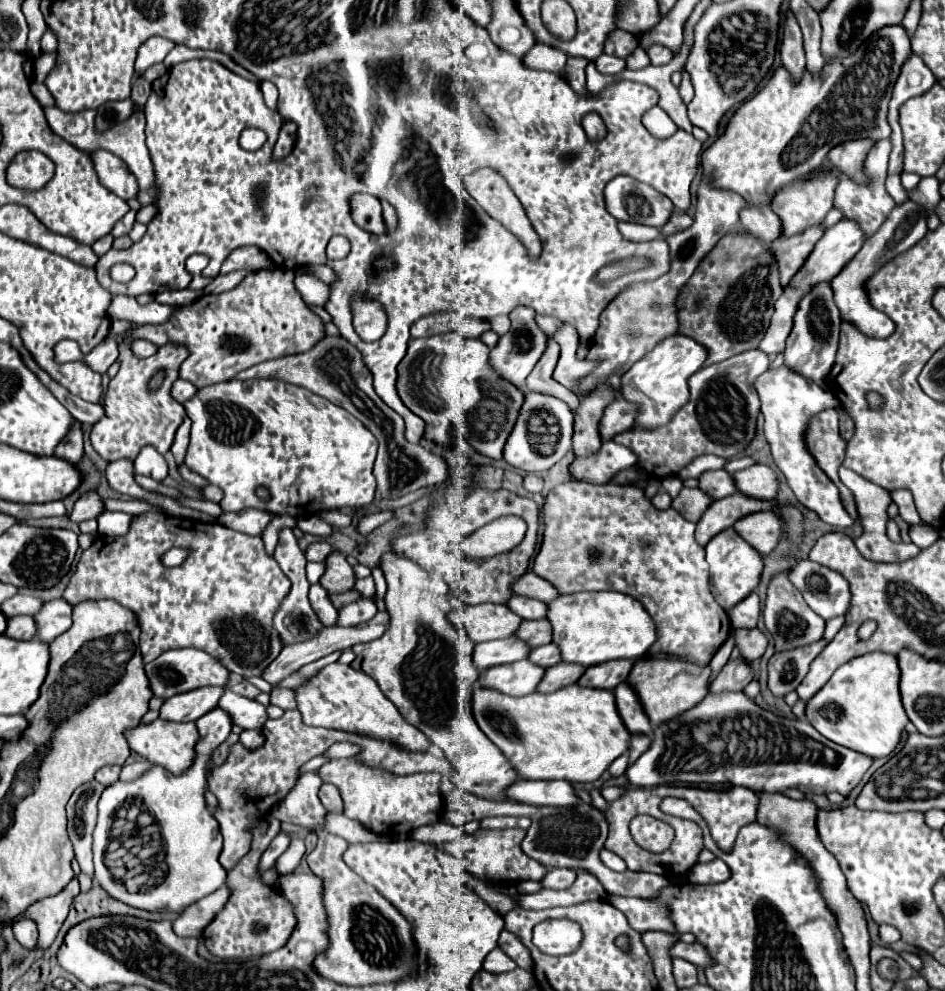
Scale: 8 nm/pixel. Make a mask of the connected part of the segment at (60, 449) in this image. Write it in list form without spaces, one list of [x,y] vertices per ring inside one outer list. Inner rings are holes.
[[[75,423],[75,433],[71,433],[71,437],[67,437],[67,441],[59,443],[55,449],[55,457],[65,459],[73,465],[77,465],[83,457],[83,437],[81,437],[81,425]]]

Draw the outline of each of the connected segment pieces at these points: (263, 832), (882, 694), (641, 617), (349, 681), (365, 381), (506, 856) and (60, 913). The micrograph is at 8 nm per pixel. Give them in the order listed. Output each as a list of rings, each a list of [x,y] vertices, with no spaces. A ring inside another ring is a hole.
[[[269,813],[249,831],[251,831],[251,849],[243,857],[243,861],[239,861],[239,867],[235,867],[227,875],[227,887],[231,889],[231,895],[225,907],[217,913],[217,917],[205,927],[201,935],[209,953],[213,953],[223,961],[249,961],[273,953],[289,941],[291,933],[297,927],[297,917],[291,901],[287,901],[277,887],[265,885],[261,879],[263,871],[259,869],[263,851],[281,831],[281,821]]]
[[[869,653],[841,665],[827,685],[807,701],[807,721],[829,741],[879,759],[893,753],[907,725],[907,715],[899,695],[897,657]]]
[[[585,591],[573,595],[559,595],[547,605],[547,619],[553,627],[553,643],[561,649],[561,659],[565,663],[579,663],[583,667],[599,665],[613,659],[635,659],[647,653],[647,649],[655,643],[655,627],[649,613],[643,609],[639,601],[629,595],[617,591]]]
[[[331,663],[323,667],[315,677],[311,677],[309,685],[299,687],[295,691],[297,691],[299,711],[307,725],[373,737],[377,741],[397,745],[399,749],[409,753],[427,753],[431,747],[431,741],[419,729],[407,723],[401,717],[401,713],[395,709],[395,705],[387,701],[379,685],[369,675],[355,671],[349,665]]]
[[[325,335],[315,347],[311,347],[305,353],[297,355],[285,355],[279,359],[271,359],[265,363],[259,363],[251,369],[245,369],[237,375],[237,379],[255,379],[255,377],[265,377],[265,379],[283,379],[293,385],[307,387],[309,391],[325,397],[327,401],[347,409],[353,413],[377,439],[379,443],[379,453],[375,461],[375,479],[377,479],[377,491],[375,491],[375,501],[385,501],[385,499],[399,499],[407,493],[413,493],[421,487],[435,485],[439,481],[445,481],[447,477],[447,465],[441,457],[429,453],[427,449],[421,449],[417,445],[403,447],[403,419],[389,409],[375,393],[371,385],[371,373],[363,363],[361,353],[341,335]]]
[[[479,829],[473,835],[463,833],[461,839],[467,841],[467,855],[473,857],[473,863],[469,863],[469,871],[479,875],[485,881],[487,879],[507,881],[507,883],[525,880],[539,881],[545,876],[548,868],[527,857],[521,851],[521,841],[525,835],[526,830],[523,829]]]
[[[73,879],[61,893],[57,893],[49,899],[41,899],[41,901],[33,903],[25,913],[21,913],[21,915],[31,917],[33,921],[37,921],[39,937],[36,950],[47,949],[53,943],[59,927],[63,925],[63,921],[69,913],[69,907],[71,907],[75,895],[79,895],[77,879]]]

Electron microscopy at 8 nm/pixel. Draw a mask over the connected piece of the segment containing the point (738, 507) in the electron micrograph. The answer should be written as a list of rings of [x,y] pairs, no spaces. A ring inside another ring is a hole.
[[[733,493],[725,499],[713,501],[697,523],[695,539],[699,541],[699,545],[705,547],[709,543],[709,539],[713,539],[717,533],[733,527],[733,523],[737,519],[741,519],[743,515],[749,515],[755,511],[765,511],[765,509],[771,509],[771,501],[755,501],[741,493]]]

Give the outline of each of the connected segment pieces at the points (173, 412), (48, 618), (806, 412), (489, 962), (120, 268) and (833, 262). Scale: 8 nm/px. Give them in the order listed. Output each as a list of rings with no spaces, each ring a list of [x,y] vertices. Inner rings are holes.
[[[129,345],[119,347],[119,373],[109,381],[109,389],[105,393],[105,417],[93,425],[91,431],[91,445],[93,449],[107,461],[117,459],[129,459],[135,461],[139,451],[145,445],[155,447],[161,455],[165,455],[175,439],[175,433],[179,425],[185,419],[185,409],[179,401],[171,397],[171,385],[179,379],[179,367],[183,359],[187,357],[185,345],[163,345],[157,349],[157,353],[149,359],[137,359]],[[159,370],[167,371],[167,377],[159,391],[147,393],[148,383],[151,377]]]
[[[65,599],[49,601],[37,615],[37,639],[43,643],[51,643],[55,637],[65,633],[65,629],[71,625],[71,605]]]
[[[779,367],[775,371],[765,371],[763,375],[757,377],[755,389],[761,399],[761,413],[765,417],[765,439],[771,445],[771,453],[775,459],[775,465],[781,469],[785,475],[789,487],[793,489],[797,501],[805,505],[807,509],[815,511],[825,523],[833,527],[849,527],[855,521],[849,517],[845,511],[841,499],[839,499],[839,489],[831,479],[819,469],[815,457],[811,457],[805,441],[805,433],[809,427],[809,421],[821,413],[823,409],[835,407],[837,399],[831,393],[825,393],[821,387],[815,383],[807,381],[805,377],[799,377],[787,367]]]
[[[493,949],[485,961],[483,961],[483,969],[491,971],[491,973],[507,973],[511,969],[515,969],[515,961],[511,961],[501,949]]]
[[[125,263],[116,264],[110,269],[112,279],[123,283],[133,279],[135,273],[135,269],[131,265]]]
[[[839,221],[837,225],[833,225],[831,229],[825,231],[825,235],[815,243],[813,251],[811,251],[809,257],[805,259],[805,263],[803,263],[803,267],[799,269],[799,273],[795,273],[795,277],[793,277],[787,285],[783,285],[783,293],[781,293],[781,297],[775,301],[775,313],[773,313],[773,317],[771,317],[769,329],[767,329],[767,333],[765,333],[765,337],[763,337],[761,345],[759,345],[759,349],[761,349],[763,353],[775,357],[775,355],[779,355],[779,353],[783,351],[785,339],[789,337],[791,327],[793,327],[793,317],[795,317],[795,313],[797,313],[799,301],[801,301],[807,293],[811,293],[811,289],[813,289],[815,285],[819,285],[821,281],[823,281],[823,283],[831,283],[831,281],[841,273],[841,269],[857,255],[857,251],[861,249],[863,241],[865,241],[865,235],[863,235],[863,231],[861,231],[853,221]]]

